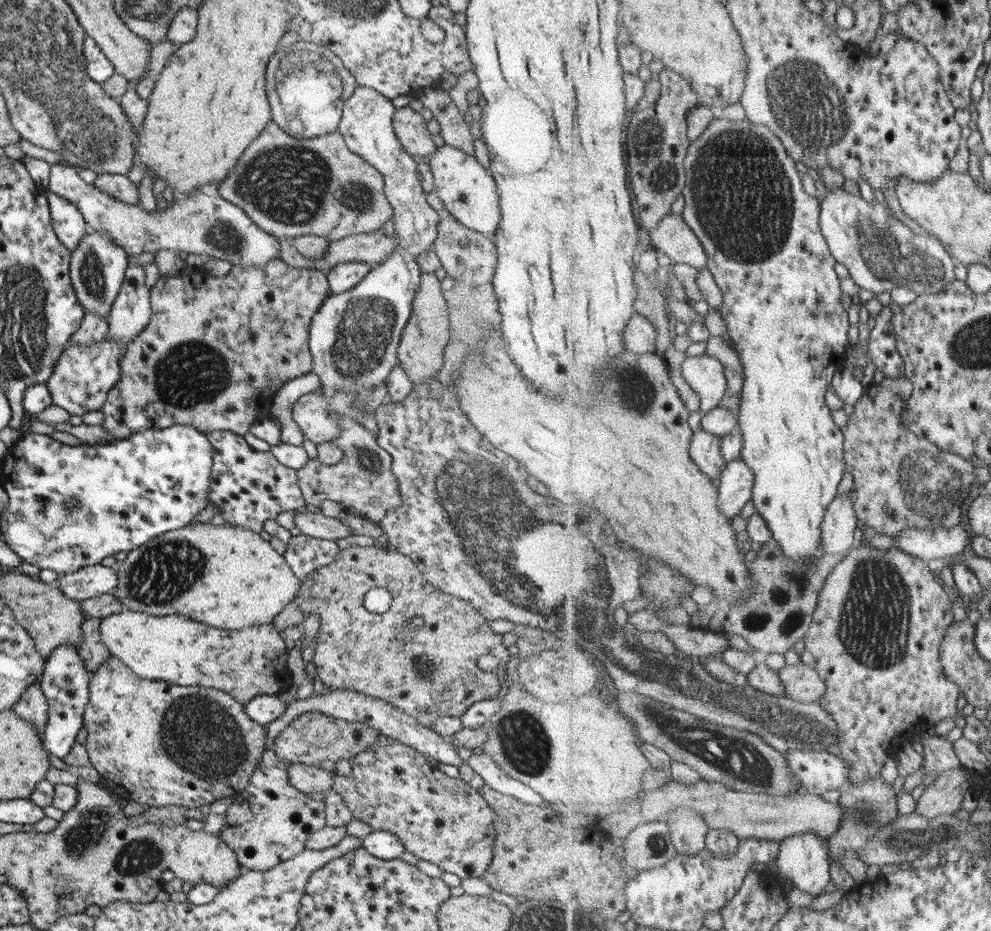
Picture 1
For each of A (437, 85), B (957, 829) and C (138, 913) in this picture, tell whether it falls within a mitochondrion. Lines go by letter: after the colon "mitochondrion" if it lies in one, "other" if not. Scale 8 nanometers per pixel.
A: other
B: mitochondrion
C: other

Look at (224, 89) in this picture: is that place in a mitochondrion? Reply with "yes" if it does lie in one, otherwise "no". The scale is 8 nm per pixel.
no

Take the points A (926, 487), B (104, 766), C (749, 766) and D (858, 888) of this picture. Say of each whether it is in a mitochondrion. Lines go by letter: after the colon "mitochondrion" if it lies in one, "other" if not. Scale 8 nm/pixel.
A: mitochondrion
B: other
C: mitochondrion
D: other

